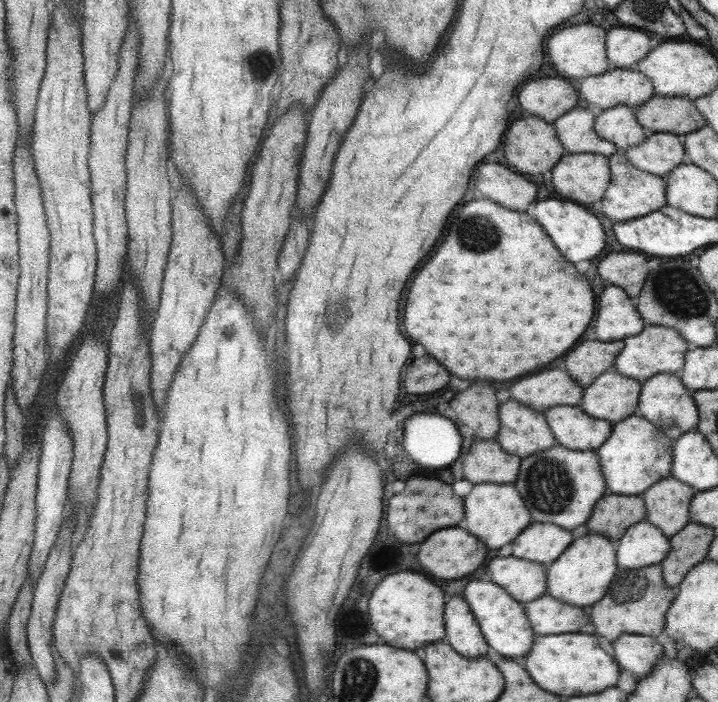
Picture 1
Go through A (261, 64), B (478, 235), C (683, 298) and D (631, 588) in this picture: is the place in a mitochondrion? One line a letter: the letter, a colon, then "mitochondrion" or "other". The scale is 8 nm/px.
A: mitochondrion
B: mitochondrion
C: mitochondrion
D: mitochondrion

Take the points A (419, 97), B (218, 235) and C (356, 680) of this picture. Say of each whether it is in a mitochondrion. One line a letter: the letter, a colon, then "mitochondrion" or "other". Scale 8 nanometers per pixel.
A: mitochondrion
B: other
C: mitochondrion

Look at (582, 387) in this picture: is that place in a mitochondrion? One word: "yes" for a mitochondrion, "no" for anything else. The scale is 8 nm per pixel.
no

